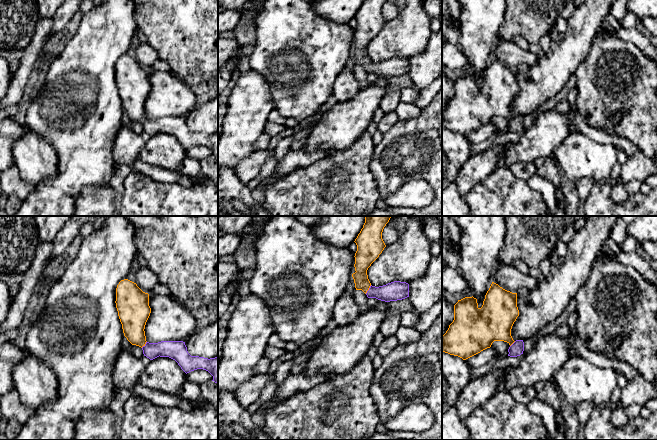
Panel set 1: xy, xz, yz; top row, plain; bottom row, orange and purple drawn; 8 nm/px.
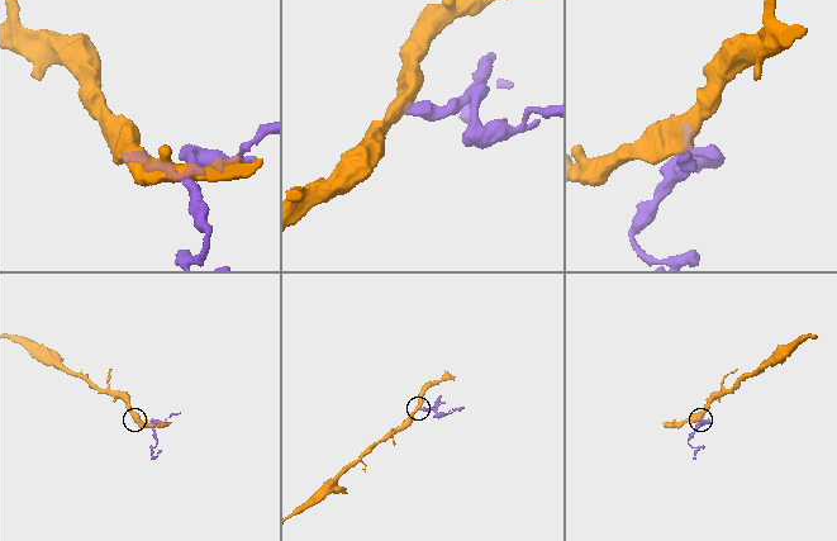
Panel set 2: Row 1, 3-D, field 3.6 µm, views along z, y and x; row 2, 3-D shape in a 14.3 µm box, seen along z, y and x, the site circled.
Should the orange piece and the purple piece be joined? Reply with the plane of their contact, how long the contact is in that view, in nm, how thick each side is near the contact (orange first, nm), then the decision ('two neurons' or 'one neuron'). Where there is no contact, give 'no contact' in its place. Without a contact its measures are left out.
xz | 90 nm | 140/150 nm | one neuron

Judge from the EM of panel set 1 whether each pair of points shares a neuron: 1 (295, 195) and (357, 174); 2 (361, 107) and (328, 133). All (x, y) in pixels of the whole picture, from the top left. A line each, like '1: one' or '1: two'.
1: one
2: one

